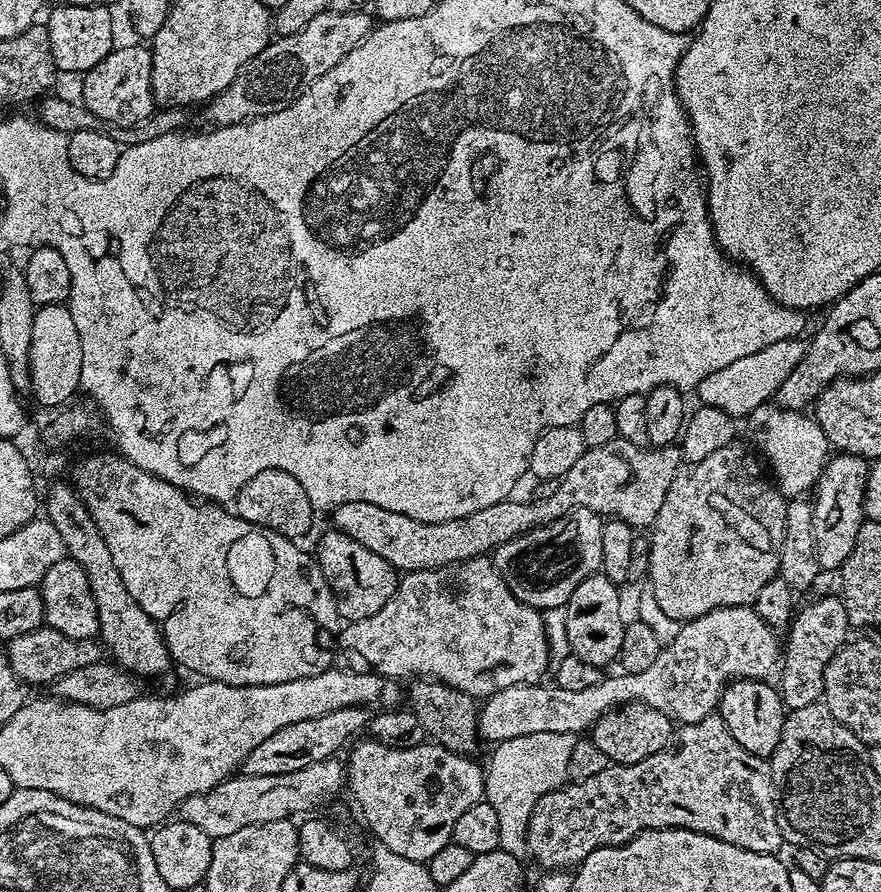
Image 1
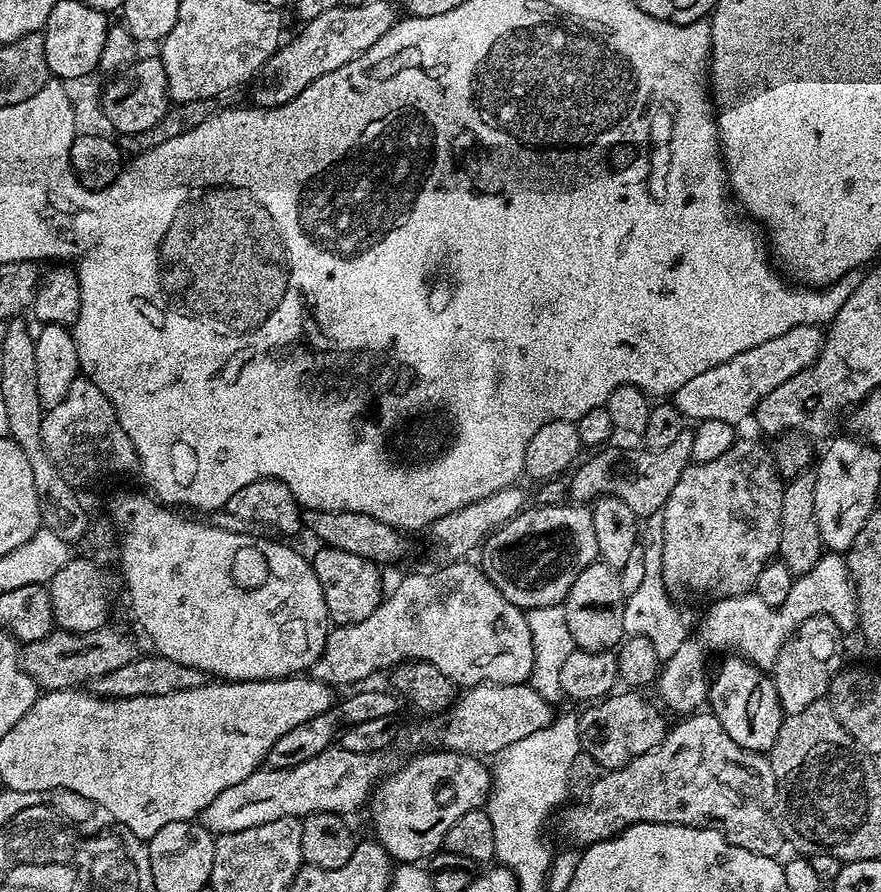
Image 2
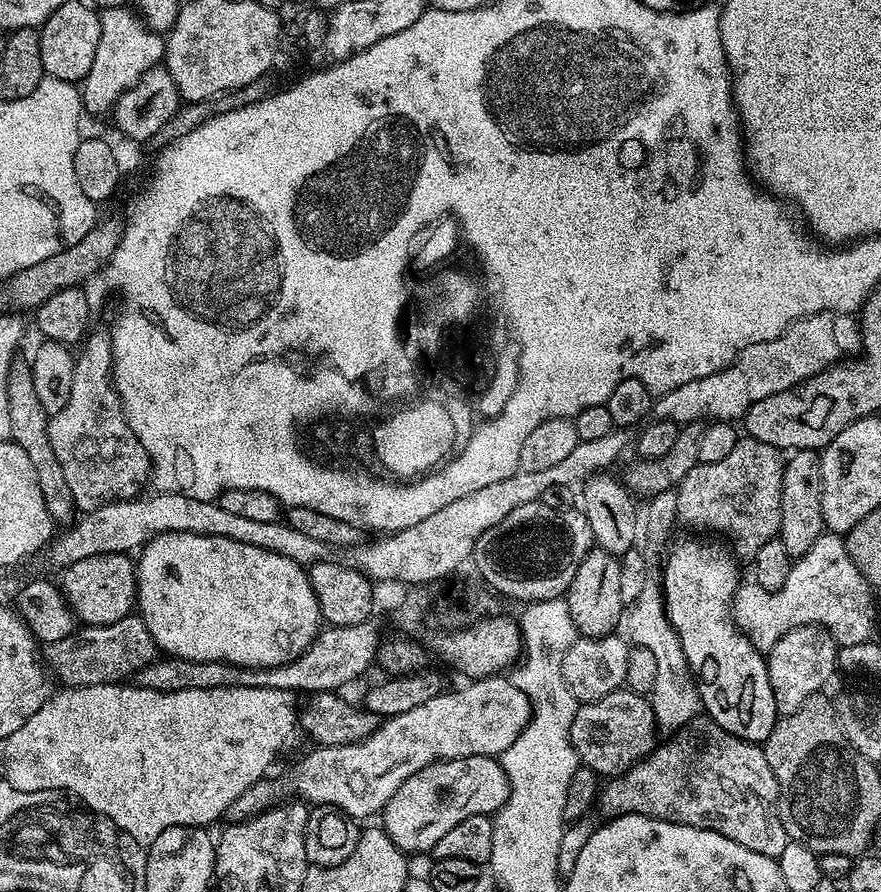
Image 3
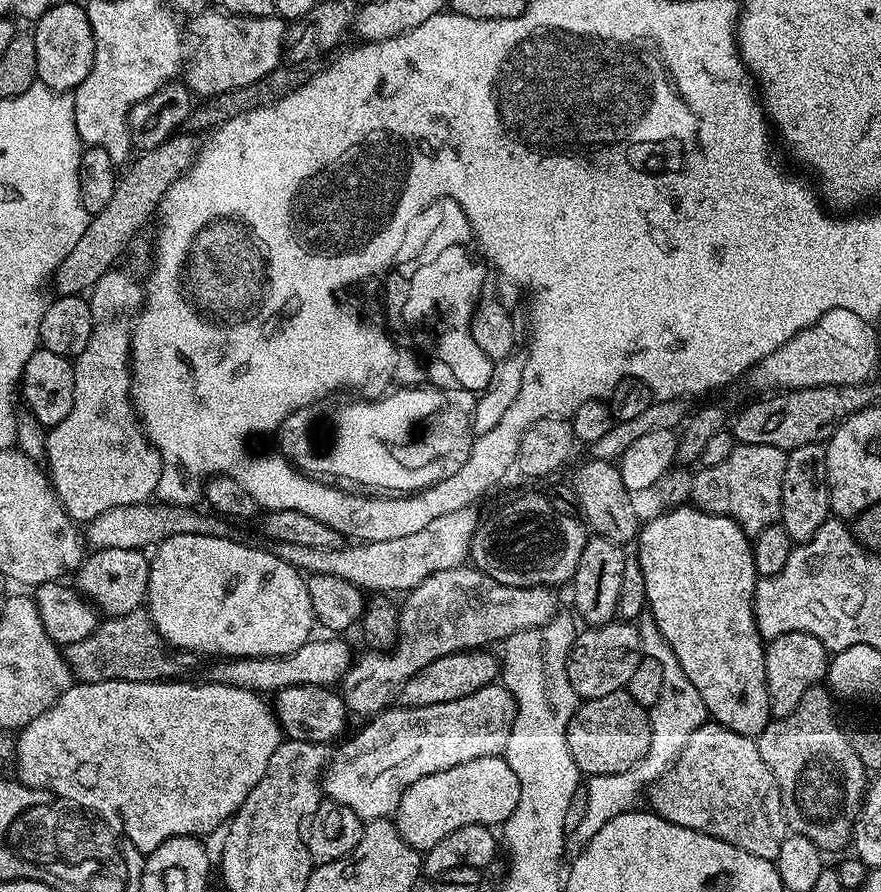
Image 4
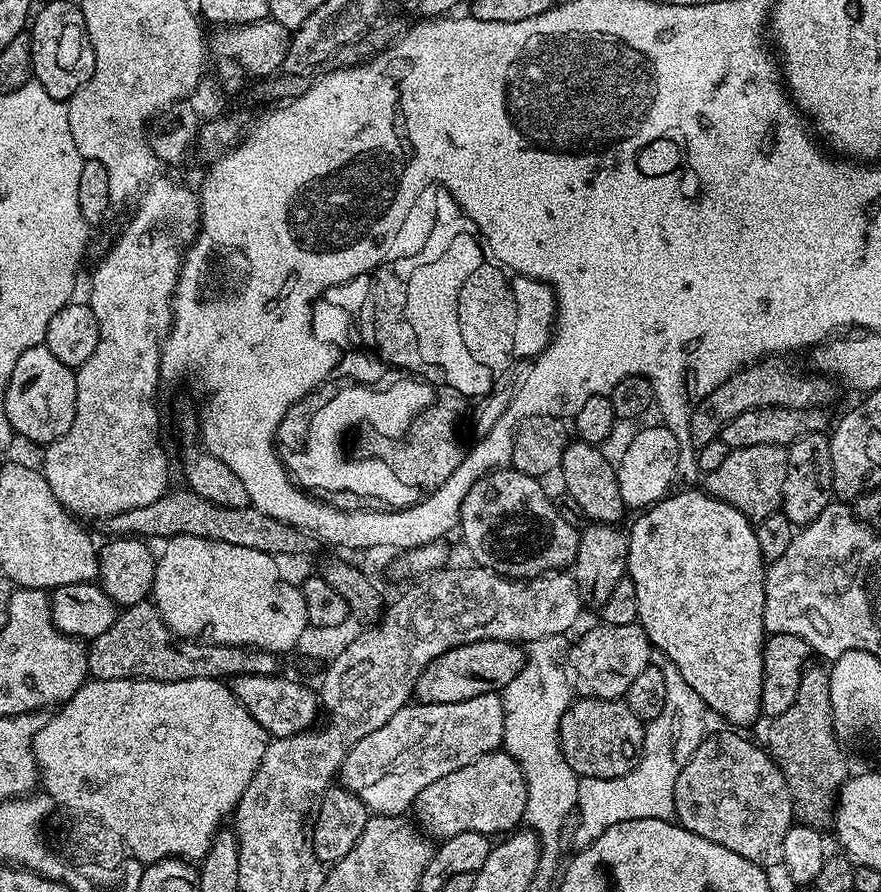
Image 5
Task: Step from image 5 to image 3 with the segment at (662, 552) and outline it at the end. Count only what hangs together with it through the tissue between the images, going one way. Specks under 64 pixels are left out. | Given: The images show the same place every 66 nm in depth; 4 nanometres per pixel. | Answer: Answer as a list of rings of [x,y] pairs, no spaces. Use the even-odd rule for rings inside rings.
[[[680,540],[674,544],[667,549],[668,557],[667,552],[663,557],[664,609],[670,618],[672,629],[678,634],[682,654],[691,675],[696,678],[700,676],[698,691],[703,711],[707,719],[722,726],[722,730],[751,744],[763,745],[770,730],[774,730],[778,717],[774,706],[774,690],[770,690],[770,674],[765,653],[759,652],[732,620],[732,600],[742,583],[740,568],[736,565],[737,557],[731,547],[723,548],[720,544],[703,544],[700,540]]]

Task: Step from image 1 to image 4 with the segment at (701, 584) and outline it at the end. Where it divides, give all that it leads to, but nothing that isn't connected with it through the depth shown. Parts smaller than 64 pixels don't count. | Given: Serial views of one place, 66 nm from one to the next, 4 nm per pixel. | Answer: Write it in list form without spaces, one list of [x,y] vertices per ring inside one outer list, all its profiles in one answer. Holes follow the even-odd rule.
[[[736,444],[730,458],[718,462],[718,466],[701,467],[700,473],[692,476],[691,503],[703,512],[713,512],[719,516],[729,516],[742,525],[749,537],[755,538],[766,526],[777,523],[780,519],[782,502],[782,474],[786,474],[788,452],[774,446],[754,446],[753,444]]]

